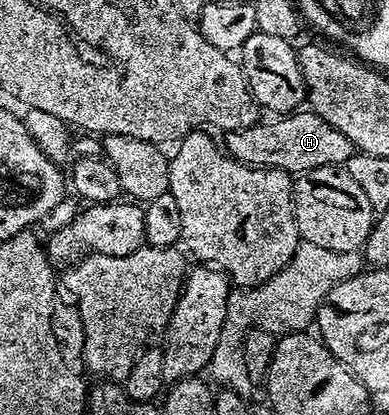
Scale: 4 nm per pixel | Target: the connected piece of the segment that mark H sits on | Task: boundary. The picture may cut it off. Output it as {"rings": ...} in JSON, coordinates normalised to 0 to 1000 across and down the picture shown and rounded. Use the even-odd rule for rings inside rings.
{"rings":[[[761,265],[715,284],[686,284],[581,320],[578,364],[609,390],[650,405],[710,405],[725,414],[776,419],[815,410],[815,400],[882,400],[918,359],[866,304],[846,304],[835,284],[797,265]],[[679,296],[679,299],[676,299]]]}

